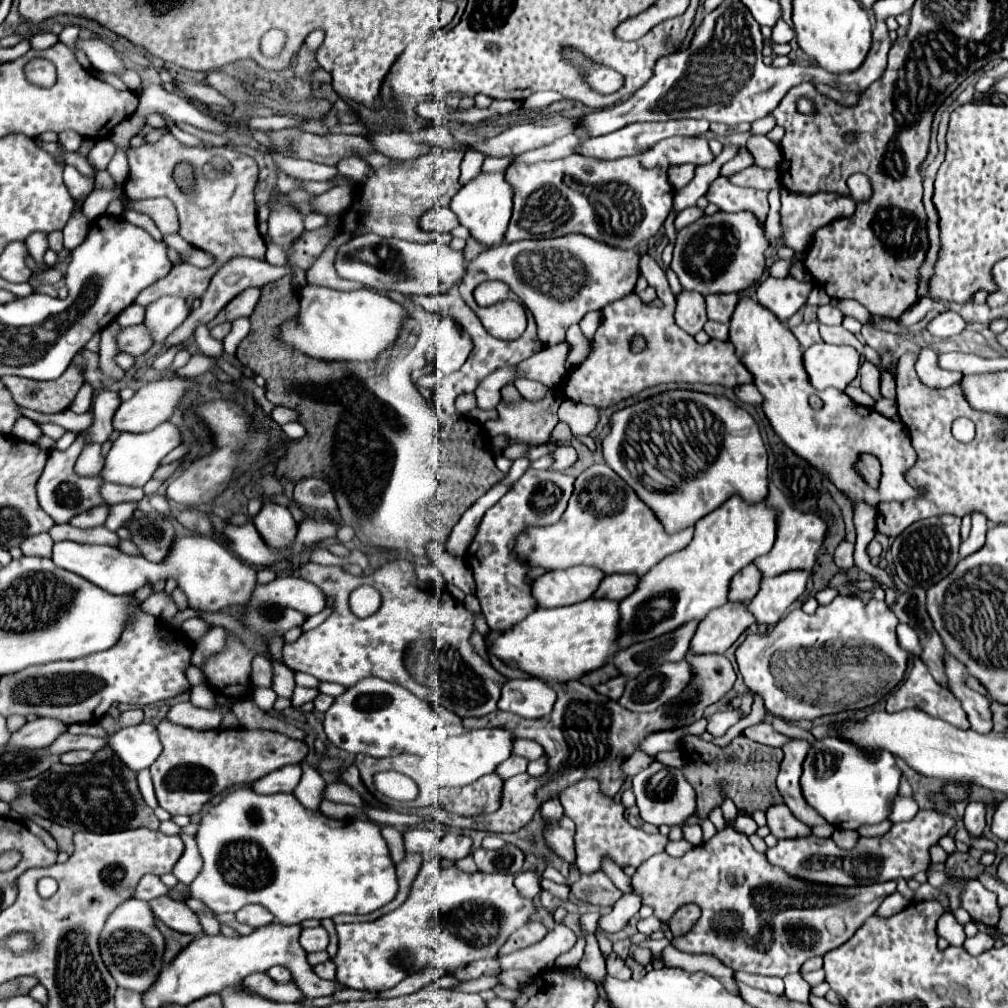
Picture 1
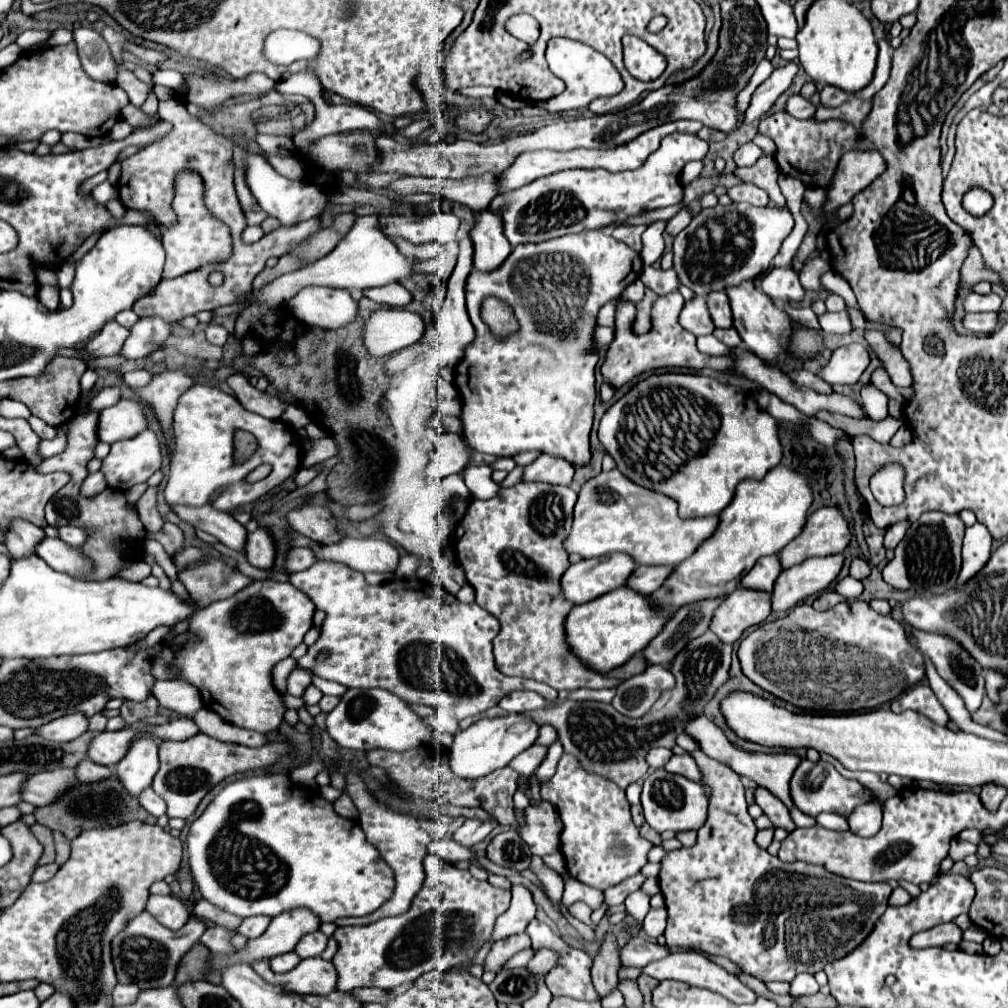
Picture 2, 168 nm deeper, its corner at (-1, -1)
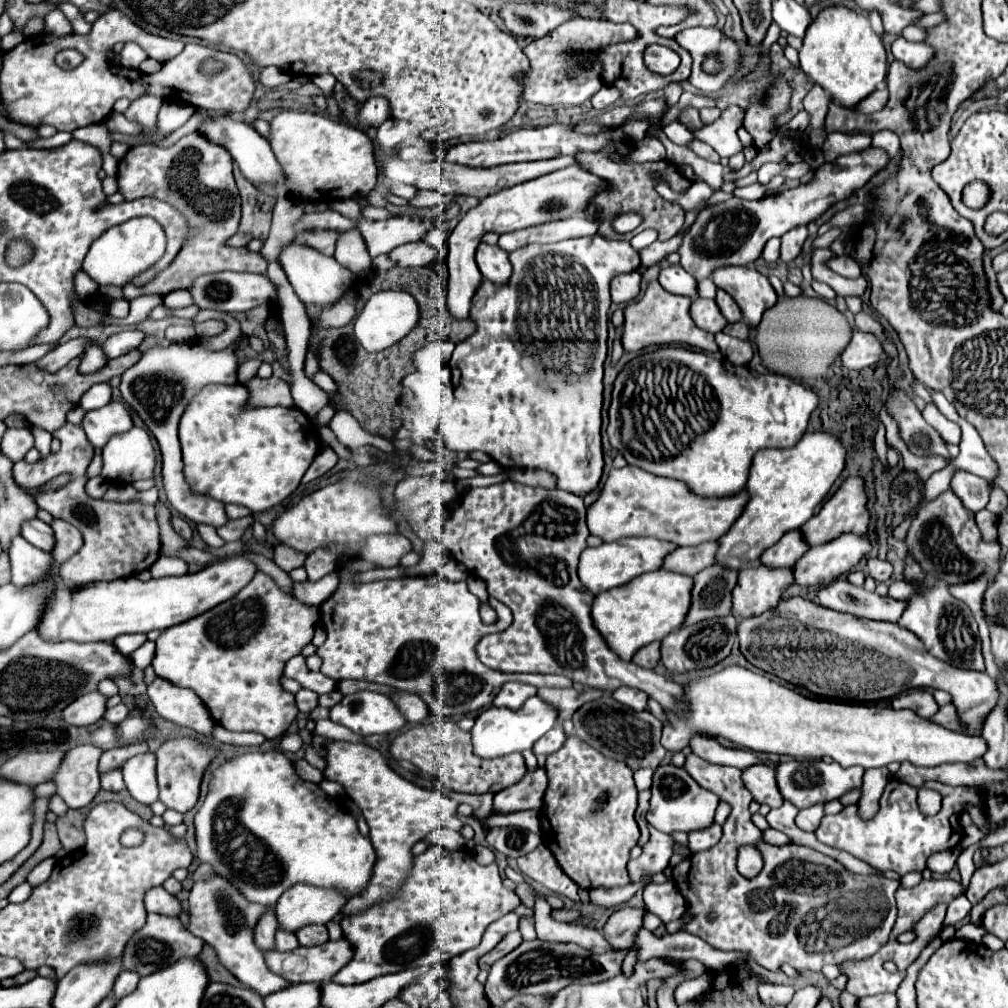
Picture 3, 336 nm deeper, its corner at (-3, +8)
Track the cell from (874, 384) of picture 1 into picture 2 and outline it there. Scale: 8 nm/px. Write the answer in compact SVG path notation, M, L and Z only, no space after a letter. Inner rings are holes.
M874 384L862 386L862 406L872 420L884 420L888 416L888 398Z

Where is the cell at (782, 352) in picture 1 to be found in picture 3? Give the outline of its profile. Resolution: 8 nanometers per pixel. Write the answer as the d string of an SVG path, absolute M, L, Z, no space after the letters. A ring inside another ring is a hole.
M726 267L712 273L716 287L732 295L732 299L742 309L744 321L750 327L756 327L762 319L762 313L776 305L778 295L770 281L754 267Z

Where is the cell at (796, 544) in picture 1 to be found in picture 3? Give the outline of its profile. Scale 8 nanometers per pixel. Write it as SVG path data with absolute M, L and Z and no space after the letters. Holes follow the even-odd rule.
M848 477L840 489L822 505L822 509L806 523L802 525L802 537L808 543L808 547L824 545L844 533L864 535L868 529L868 511L866 511L866 493L862 487L862 481L858 477Z

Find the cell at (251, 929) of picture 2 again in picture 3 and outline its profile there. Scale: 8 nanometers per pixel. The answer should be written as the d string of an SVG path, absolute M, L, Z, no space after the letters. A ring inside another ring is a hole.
M268 909L256 923L254 927L254 943L260 949L274 949L274 933L276 933L278 925L276 925L276 917L274 911Z

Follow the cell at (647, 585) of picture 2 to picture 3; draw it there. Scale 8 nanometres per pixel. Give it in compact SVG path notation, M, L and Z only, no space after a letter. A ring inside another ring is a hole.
M700 543L694 547L678 547L662 561L662 569L682 575L694 575L710 565L714 565L714 553L718 549L718 543Z

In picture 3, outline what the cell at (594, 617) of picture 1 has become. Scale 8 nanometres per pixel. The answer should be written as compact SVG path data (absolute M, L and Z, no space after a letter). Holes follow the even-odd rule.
M662 569L642 573L642 577L636 577L626 585L598 593L592 603L592 621L606 645L614 649L620 659L630 661L640 647L664 639L670 631L682 625L690 605L690 589L692 577Z

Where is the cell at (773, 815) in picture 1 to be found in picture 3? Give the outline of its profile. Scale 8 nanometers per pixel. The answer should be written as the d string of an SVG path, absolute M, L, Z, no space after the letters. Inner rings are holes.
M754 765L742 773L742 781L758 803L766 803L770 807L780 807L784 803L772 767Z

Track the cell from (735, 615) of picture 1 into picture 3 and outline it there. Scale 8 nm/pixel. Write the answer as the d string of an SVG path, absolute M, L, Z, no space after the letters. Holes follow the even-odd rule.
M764 565L740 569L738 573L738 585L732 589L732 615L736 619L746 617L758 617L764 611L770 611L778 605L780 595L794 583L792 569L770 569Z

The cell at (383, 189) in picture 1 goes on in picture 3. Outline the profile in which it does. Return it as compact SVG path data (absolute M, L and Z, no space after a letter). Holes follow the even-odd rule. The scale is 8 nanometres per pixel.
M416 241L416 243L406 243L396 247L390 257L398 263L398 267L426 267L434 263L438 251L428 245L426 241Z

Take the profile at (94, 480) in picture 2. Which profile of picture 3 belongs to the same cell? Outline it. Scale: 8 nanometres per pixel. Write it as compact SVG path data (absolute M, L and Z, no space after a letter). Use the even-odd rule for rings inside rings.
M98 475L94 478L88 479L85 485L85 489L90 497L94 499L101 499L106 493L109 484L110 483L108 481L106 481L103 477Z

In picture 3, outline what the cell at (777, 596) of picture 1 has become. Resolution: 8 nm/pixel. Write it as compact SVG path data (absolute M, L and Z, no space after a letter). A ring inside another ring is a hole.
M844 533L828 545L810 547L792 567L794 581L804 587L830 585L840 575L848 573L868 551L870 541L866 535Z

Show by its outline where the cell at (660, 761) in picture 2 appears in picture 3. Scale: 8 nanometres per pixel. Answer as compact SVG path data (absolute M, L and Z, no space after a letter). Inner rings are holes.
M736 665L692 681L686 687L686 699L690 701L690 711L684 719L666 713L670 727L664 727L662 731L662 747L672 753L682 751L694 731L726 737L734 745L752 751L792 755L798 759L820 759L822 755L828 755L844 767L860 765L864 769L884 767L892 761L908 761L914 767L938 767L944 763L970 765L988 749L984 737L950 731L920 717L912 709L896 711L876 703L857 705L804 697L776 681L770 681L766 675L758 675Z

